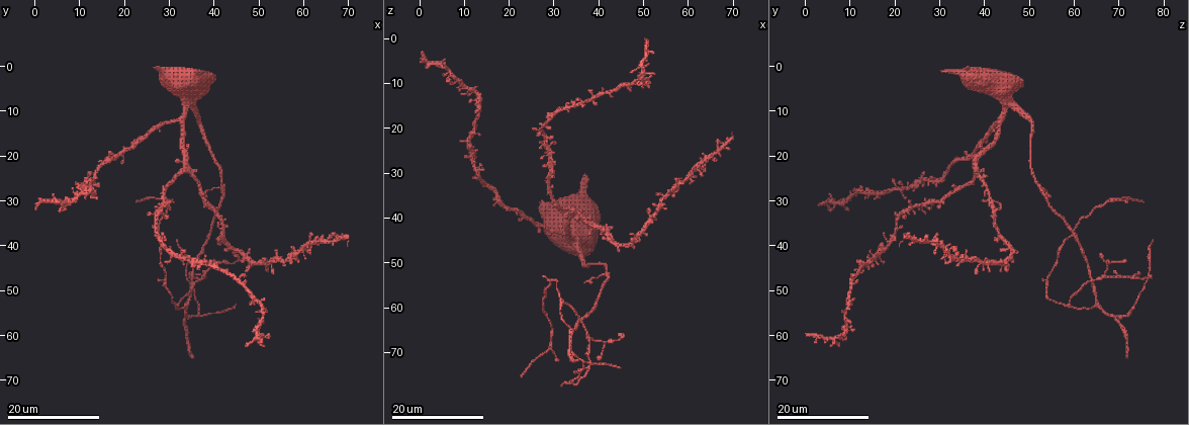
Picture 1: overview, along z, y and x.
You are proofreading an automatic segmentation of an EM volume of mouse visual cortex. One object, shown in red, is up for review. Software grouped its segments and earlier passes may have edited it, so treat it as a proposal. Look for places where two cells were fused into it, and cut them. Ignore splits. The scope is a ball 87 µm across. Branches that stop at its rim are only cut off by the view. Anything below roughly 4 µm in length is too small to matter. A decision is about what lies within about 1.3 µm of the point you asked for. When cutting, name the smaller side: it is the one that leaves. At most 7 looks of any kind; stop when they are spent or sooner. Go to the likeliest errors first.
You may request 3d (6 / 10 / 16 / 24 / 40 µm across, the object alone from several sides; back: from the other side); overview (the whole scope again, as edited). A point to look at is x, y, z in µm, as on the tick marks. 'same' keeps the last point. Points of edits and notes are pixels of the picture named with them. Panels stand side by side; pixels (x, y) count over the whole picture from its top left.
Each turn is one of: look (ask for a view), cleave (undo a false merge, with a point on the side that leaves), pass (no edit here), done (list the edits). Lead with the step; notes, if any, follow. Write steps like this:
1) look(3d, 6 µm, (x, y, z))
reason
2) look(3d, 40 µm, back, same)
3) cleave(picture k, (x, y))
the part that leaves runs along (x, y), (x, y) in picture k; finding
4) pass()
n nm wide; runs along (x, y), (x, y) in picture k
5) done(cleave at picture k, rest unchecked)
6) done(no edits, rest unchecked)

look(3d, 16 µm, (37.5, 46.5, 67.0))

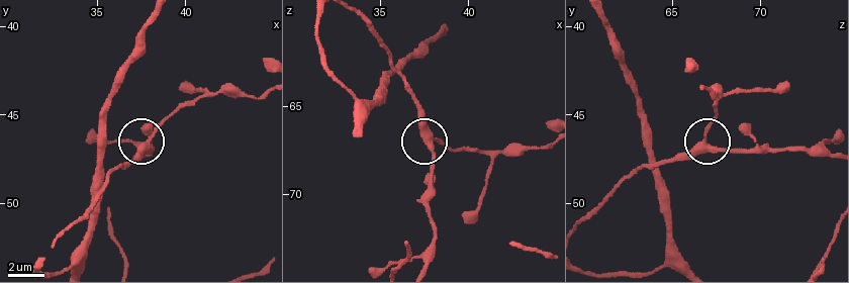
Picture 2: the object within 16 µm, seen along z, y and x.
look(3d, 6 µm, (37.8, 46.5, 66.7))

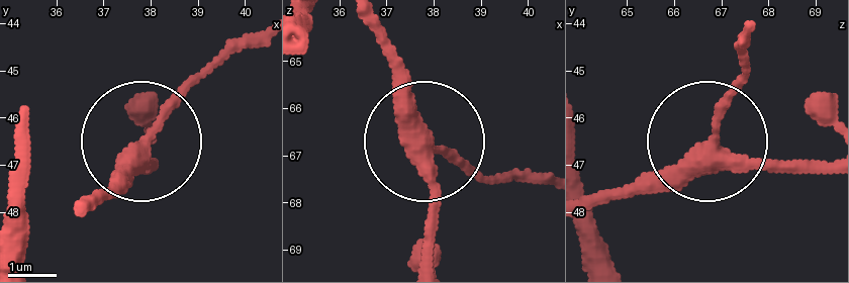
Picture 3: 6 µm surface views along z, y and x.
pass()
300 nm wide; runs along (591, 206), (688, 170), (749, 65) in picture 3; all the same cell

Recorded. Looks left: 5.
look(3d, 24 µm, (41.5, 27.0, 53.0))
four arms meet

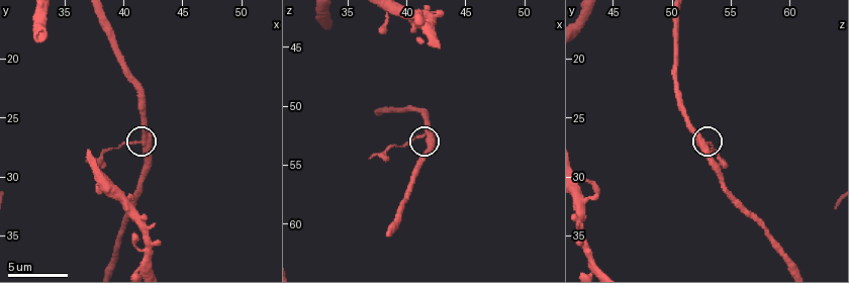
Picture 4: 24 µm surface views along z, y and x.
look(3d, 10 µm, (41.4, 27.2, 52.4))

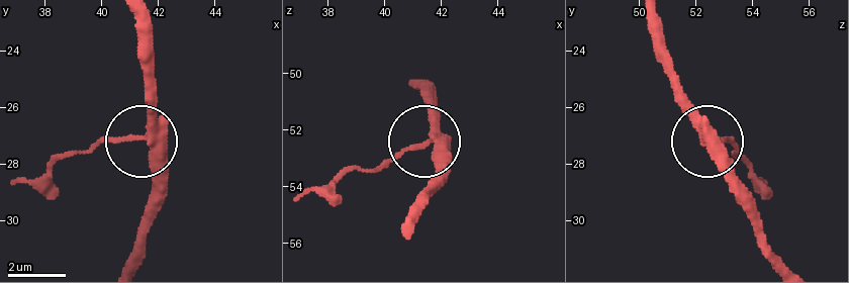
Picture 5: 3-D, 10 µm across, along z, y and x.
cleave(picture 5, (105, 137))
330 nm wide; a second cell is stuck on

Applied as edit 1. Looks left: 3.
look(3d, 24 µm, (33.5, 56.5, 69.0))
a fork

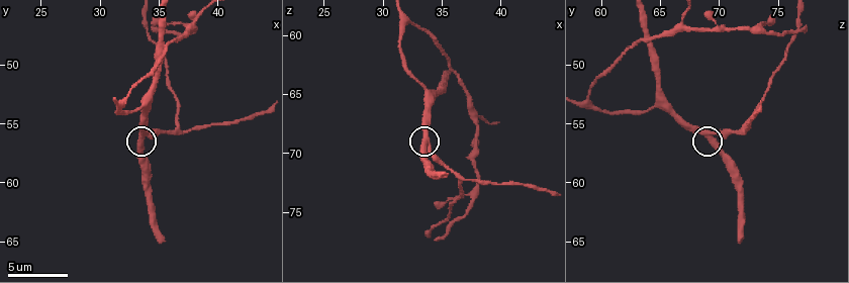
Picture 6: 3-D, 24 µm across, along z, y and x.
look(3d, 6 µm, (33.6, 56.4, 69.6))

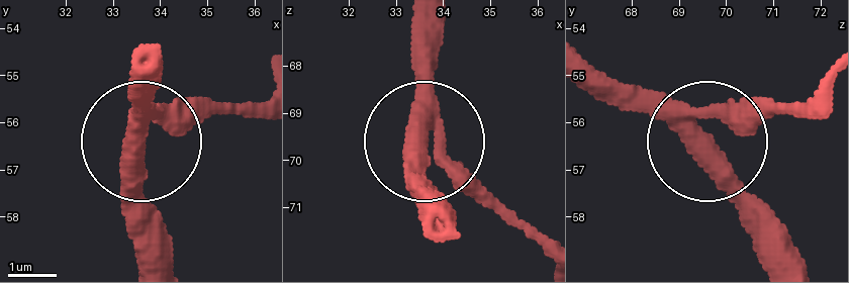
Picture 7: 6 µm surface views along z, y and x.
pass()
3 arms; all the same cell

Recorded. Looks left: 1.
done(cleave at picture 5, rest unchecked)

